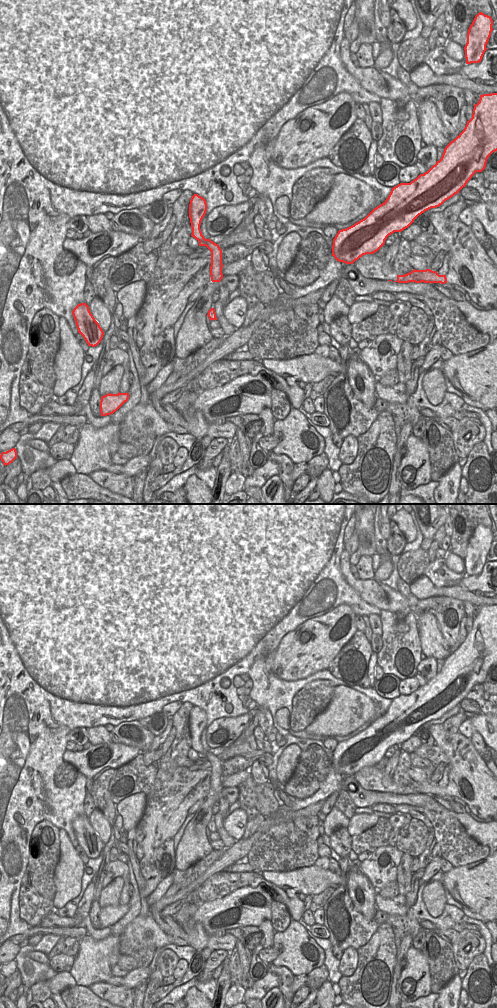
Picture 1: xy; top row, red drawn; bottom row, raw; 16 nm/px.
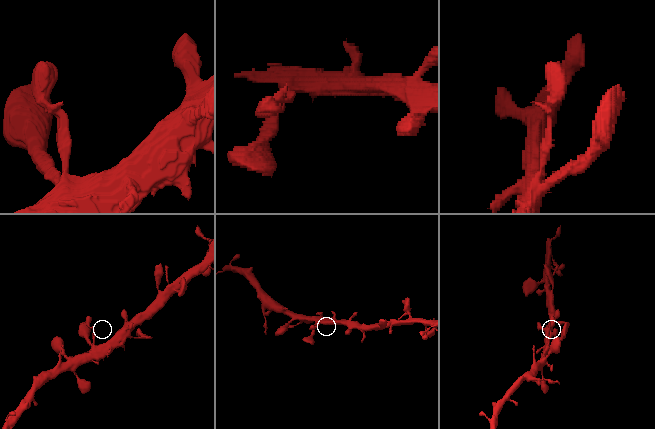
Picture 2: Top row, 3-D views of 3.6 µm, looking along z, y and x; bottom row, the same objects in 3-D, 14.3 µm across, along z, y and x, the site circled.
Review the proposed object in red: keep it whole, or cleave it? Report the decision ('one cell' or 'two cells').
one cell

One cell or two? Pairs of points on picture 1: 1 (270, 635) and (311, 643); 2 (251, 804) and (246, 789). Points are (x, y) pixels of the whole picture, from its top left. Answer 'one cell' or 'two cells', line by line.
1: two cells
2: one cell

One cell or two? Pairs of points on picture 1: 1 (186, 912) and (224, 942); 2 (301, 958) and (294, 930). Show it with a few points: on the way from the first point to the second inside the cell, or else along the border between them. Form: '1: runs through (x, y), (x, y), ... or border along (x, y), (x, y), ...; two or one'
1: runs through (189, 924), (206, 941), (212, 942); one
2: runs through (298, 951), (295, 946), (295, 937); one

